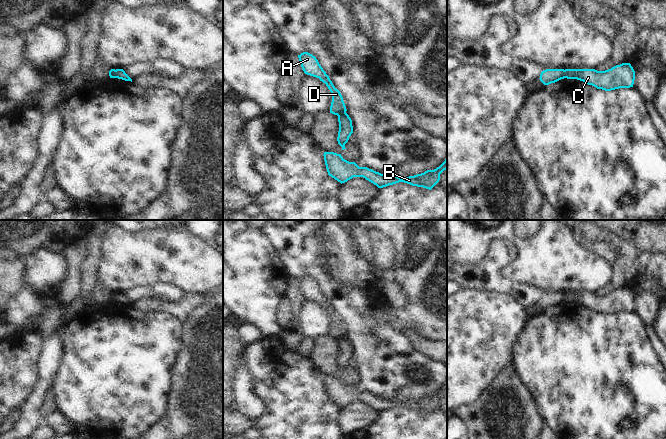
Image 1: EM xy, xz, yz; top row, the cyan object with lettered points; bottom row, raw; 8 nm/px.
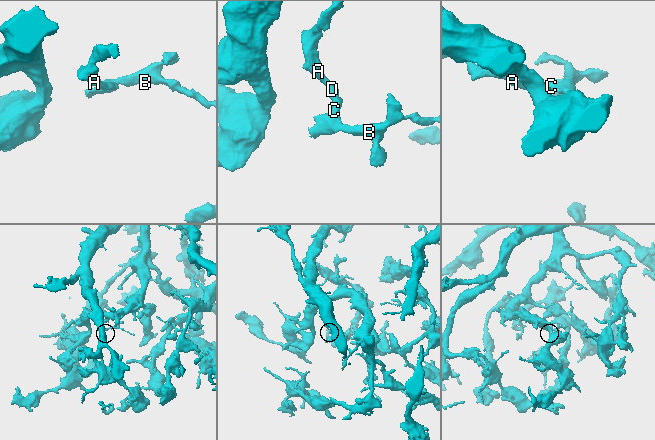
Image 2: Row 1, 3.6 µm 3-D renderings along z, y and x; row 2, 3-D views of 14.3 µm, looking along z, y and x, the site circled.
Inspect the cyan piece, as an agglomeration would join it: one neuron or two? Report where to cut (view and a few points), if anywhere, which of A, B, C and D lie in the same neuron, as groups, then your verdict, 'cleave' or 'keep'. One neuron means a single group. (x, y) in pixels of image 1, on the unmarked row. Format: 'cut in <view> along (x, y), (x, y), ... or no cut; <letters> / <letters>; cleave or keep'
cut in xz along (345, 336), (337, 339); A D / B C; cleave

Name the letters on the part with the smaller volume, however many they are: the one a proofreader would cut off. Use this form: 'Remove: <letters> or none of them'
Remove: B, C

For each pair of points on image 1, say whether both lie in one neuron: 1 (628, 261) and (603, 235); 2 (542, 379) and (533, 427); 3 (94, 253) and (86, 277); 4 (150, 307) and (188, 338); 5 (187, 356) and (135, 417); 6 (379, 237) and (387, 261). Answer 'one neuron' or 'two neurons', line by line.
1: one neuron
2: two neurons
3: one neuron
4: two neurons
5: two neurons
6: one neuron

